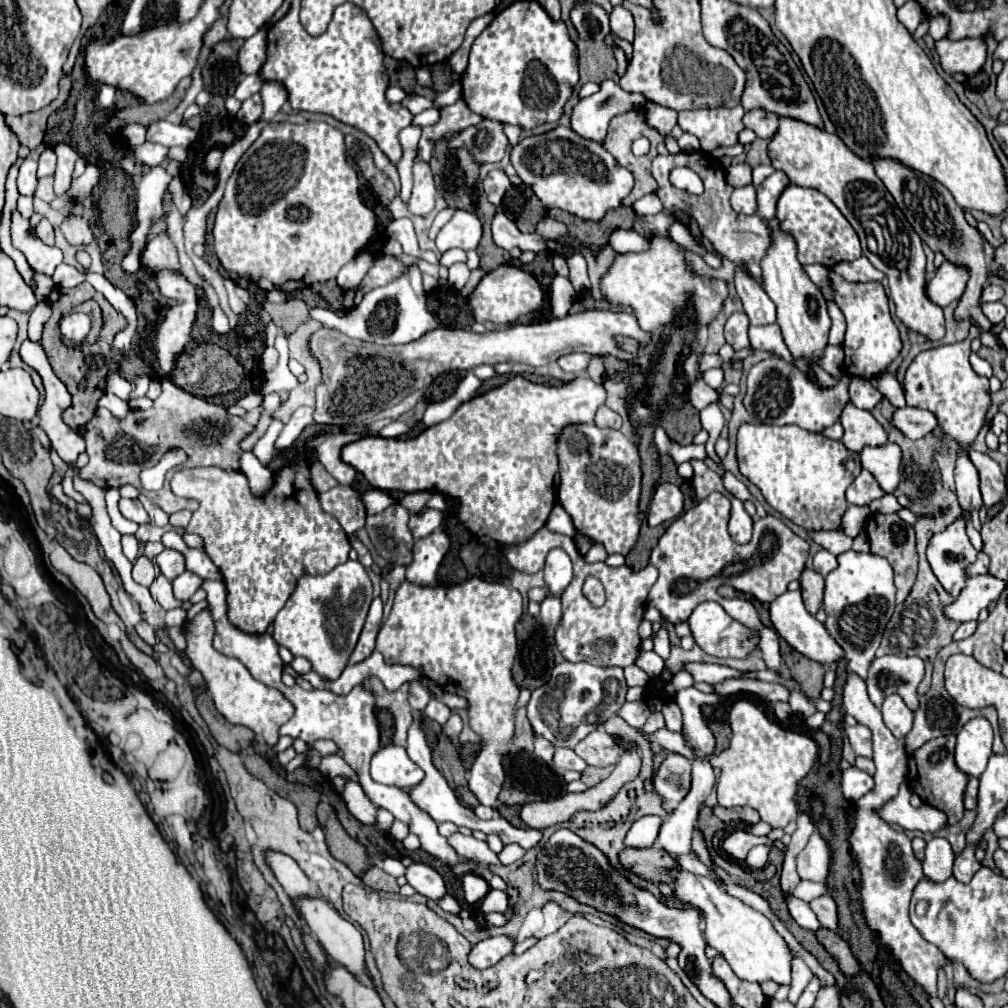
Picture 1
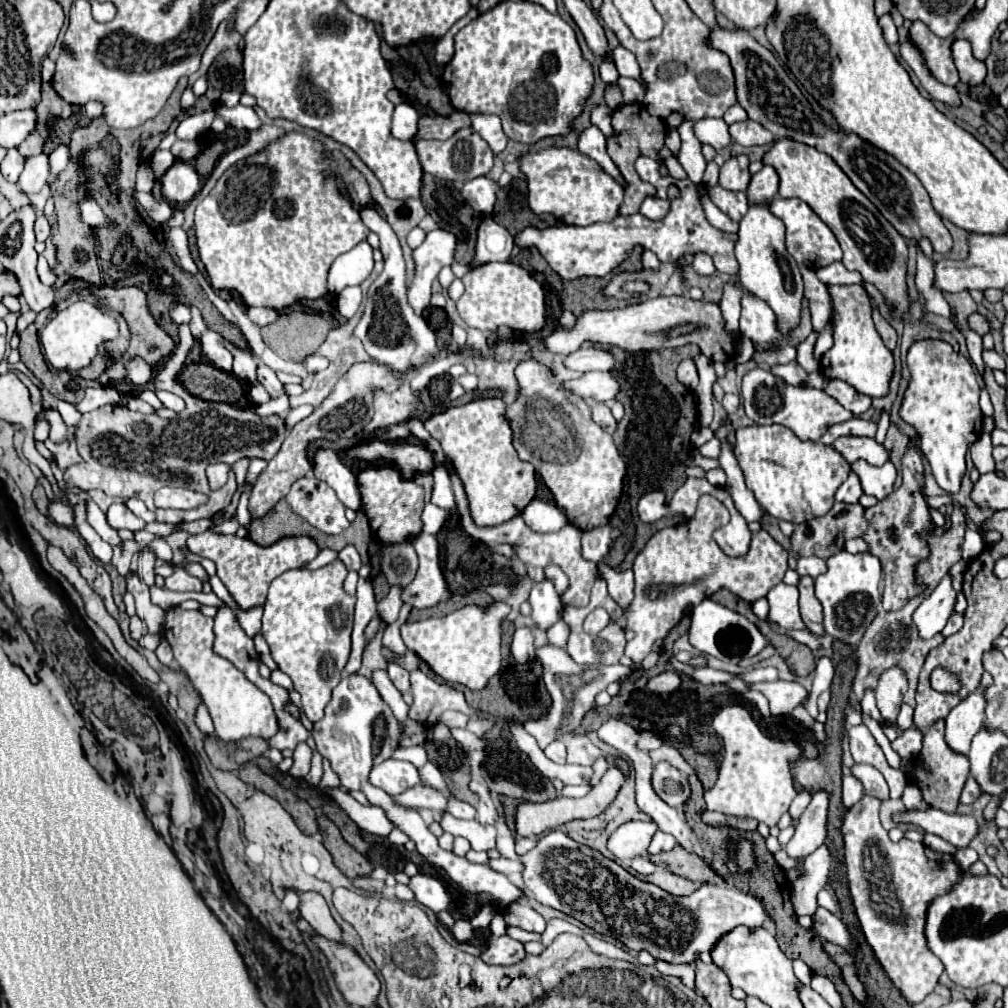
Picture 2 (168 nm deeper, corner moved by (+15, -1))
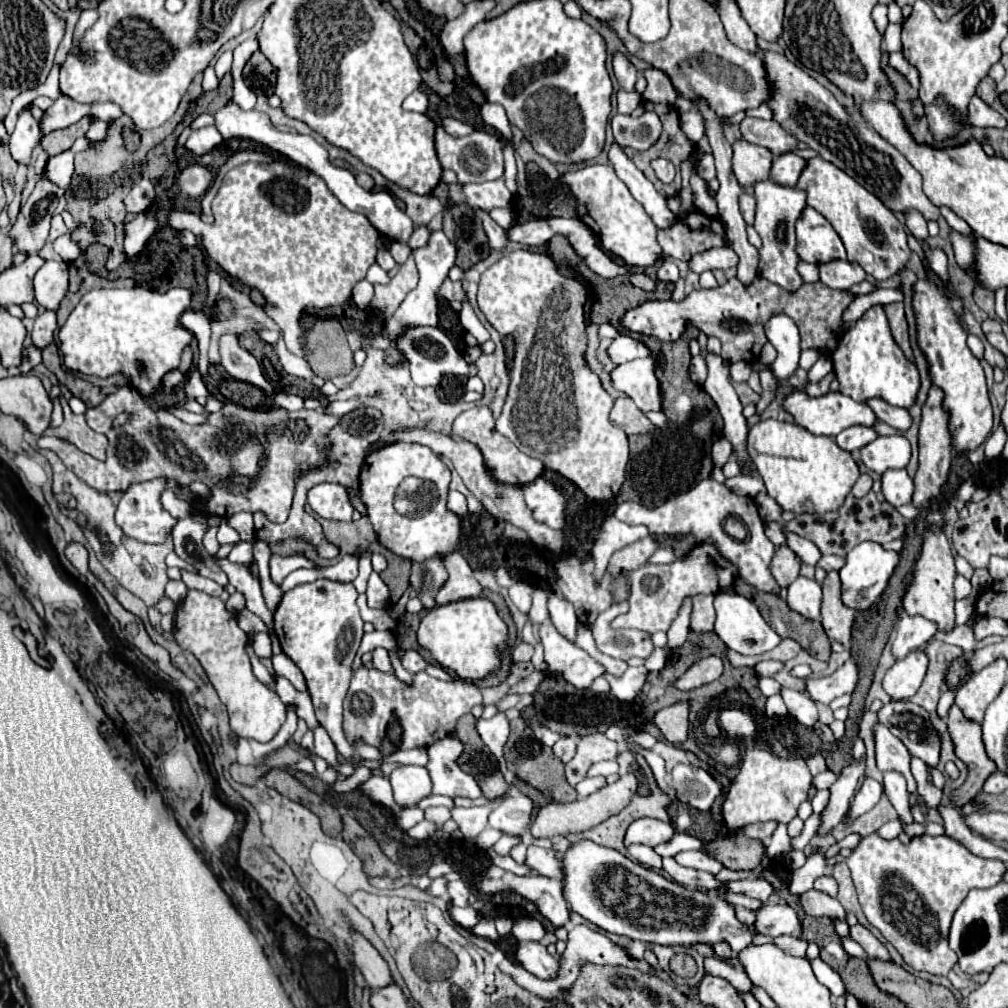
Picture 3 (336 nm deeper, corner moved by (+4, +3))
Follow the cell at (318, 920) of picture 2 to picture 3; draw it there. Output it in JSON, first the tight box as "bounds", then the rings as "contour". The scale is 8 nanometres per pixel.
{"bounds":[350,934,394,990],"contour":[[[352,934],[350,946],[354,950],[354,962],[372,990],[380,990],[394,984],[388,964],[366,938],[360,938],[360,934]]]}

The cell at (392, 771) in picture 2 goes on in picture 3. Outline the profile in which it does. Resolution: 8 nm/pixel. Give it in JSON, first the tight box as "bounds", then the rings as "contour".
{"bounds":[390,766,432,808],"contour":[[[398,766],[390,776],[394,800],[400,808],[416,808],[432,792],[432,782],[424,766]]]}

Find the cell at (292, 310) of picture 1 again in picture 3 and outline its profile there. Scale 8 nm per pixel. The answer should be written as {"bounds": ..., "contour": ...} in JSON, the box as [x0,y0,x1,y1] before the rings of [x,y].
{"bounds":[308,320,356,378],"contour":[[[320,320],[308,332],[308,356],[314,364],[314,374],[324,378],[346,376],[356,364],[346,342],[346,332],[338,320]]]}

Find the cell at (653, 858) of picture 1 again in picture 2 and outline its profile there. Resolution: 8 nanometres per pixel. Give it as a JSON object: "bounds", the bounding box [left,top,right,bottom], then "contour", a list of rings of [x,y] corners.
{"bounds":[647,846,723,884],"contour":[[[675,846],[669,852],[661,852],[661,854],[649,854],[647,856],[653,864],[663,864],[665,868],[669,868],[671,874],[677,874],[681,878],[693,880],[693,882],[717,882],[723,884],[723,880],[705,864],[703,858],[695,856],[695,854],[687,854],[681,846]]]}

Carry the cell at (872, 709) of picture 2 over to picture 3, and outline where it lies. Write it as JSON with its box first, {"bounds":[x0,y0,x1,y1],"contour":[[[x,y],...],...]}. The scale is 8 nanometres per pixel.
{"bounds":[878,702,940,768],"contour":[[[890,702],[878,712],[878,720],[896,734],[912,756],[920,758],[926,768],[940,762],[940,734],[930,724],[930,714],[912,702]]]}

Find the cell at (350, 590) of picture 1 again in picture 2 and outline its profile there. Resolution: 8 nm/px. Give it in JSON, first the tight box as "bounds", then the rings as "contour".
{"bounds":[261,558,355,722],"contour":[[[339,558],[319,570],[287,570],[271,582],[265,602],[261,634],[271,648],[273,660],[291,676],[311,722],[323,718],[323,708],[331,698],[331,690],[339,684],[351,652],[355,596],[345,592],[345,578],[347,568]]]}

